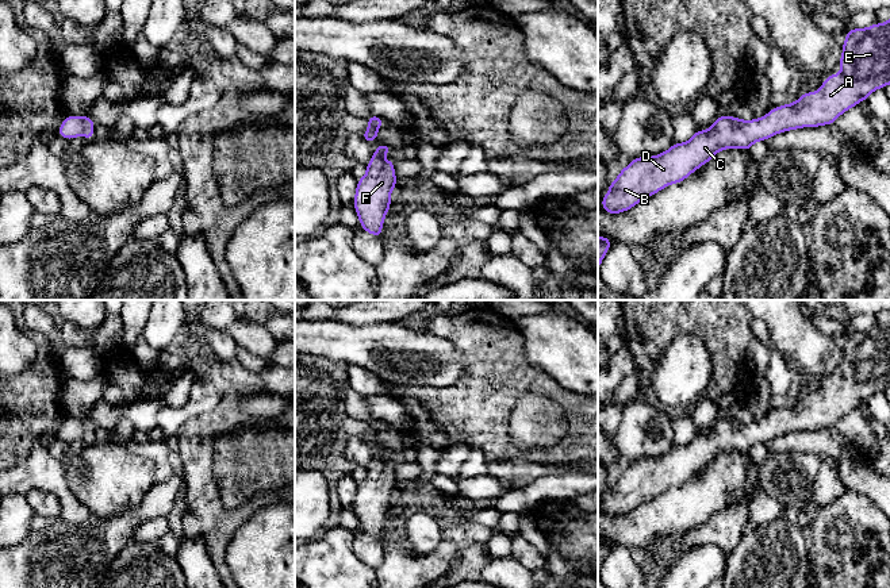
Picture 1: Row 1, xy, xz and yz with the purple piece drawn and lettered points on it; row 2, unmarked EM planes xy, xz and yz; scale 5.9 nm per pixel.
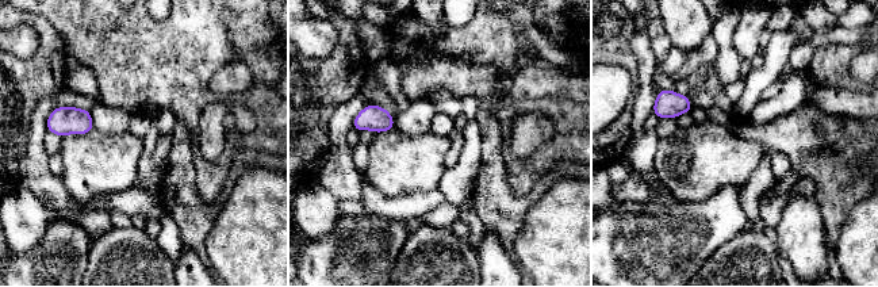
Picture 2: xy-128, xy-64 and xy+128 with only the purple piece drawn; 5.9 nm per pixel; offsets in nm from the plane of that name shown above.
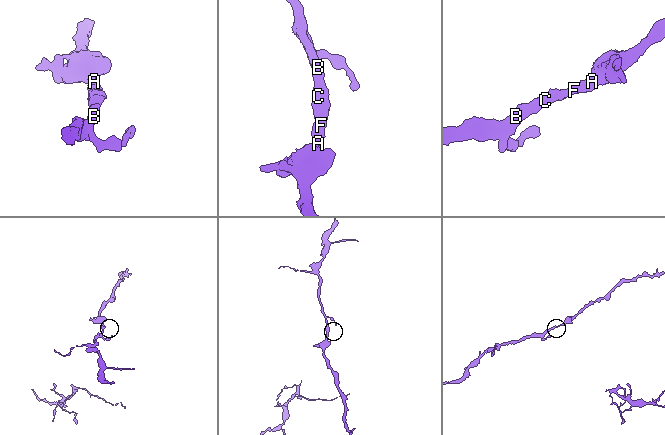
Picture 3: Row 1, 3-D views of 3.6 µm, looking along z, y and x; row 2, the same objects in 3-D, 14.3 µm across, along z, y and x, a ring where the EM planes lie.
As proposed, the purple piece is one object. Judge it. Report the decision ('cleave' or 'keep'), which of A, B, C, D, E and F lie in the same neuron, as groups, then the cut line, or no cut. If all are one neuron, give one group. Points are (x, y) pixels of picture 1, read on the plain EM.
keep | A B C D E F | no cut

